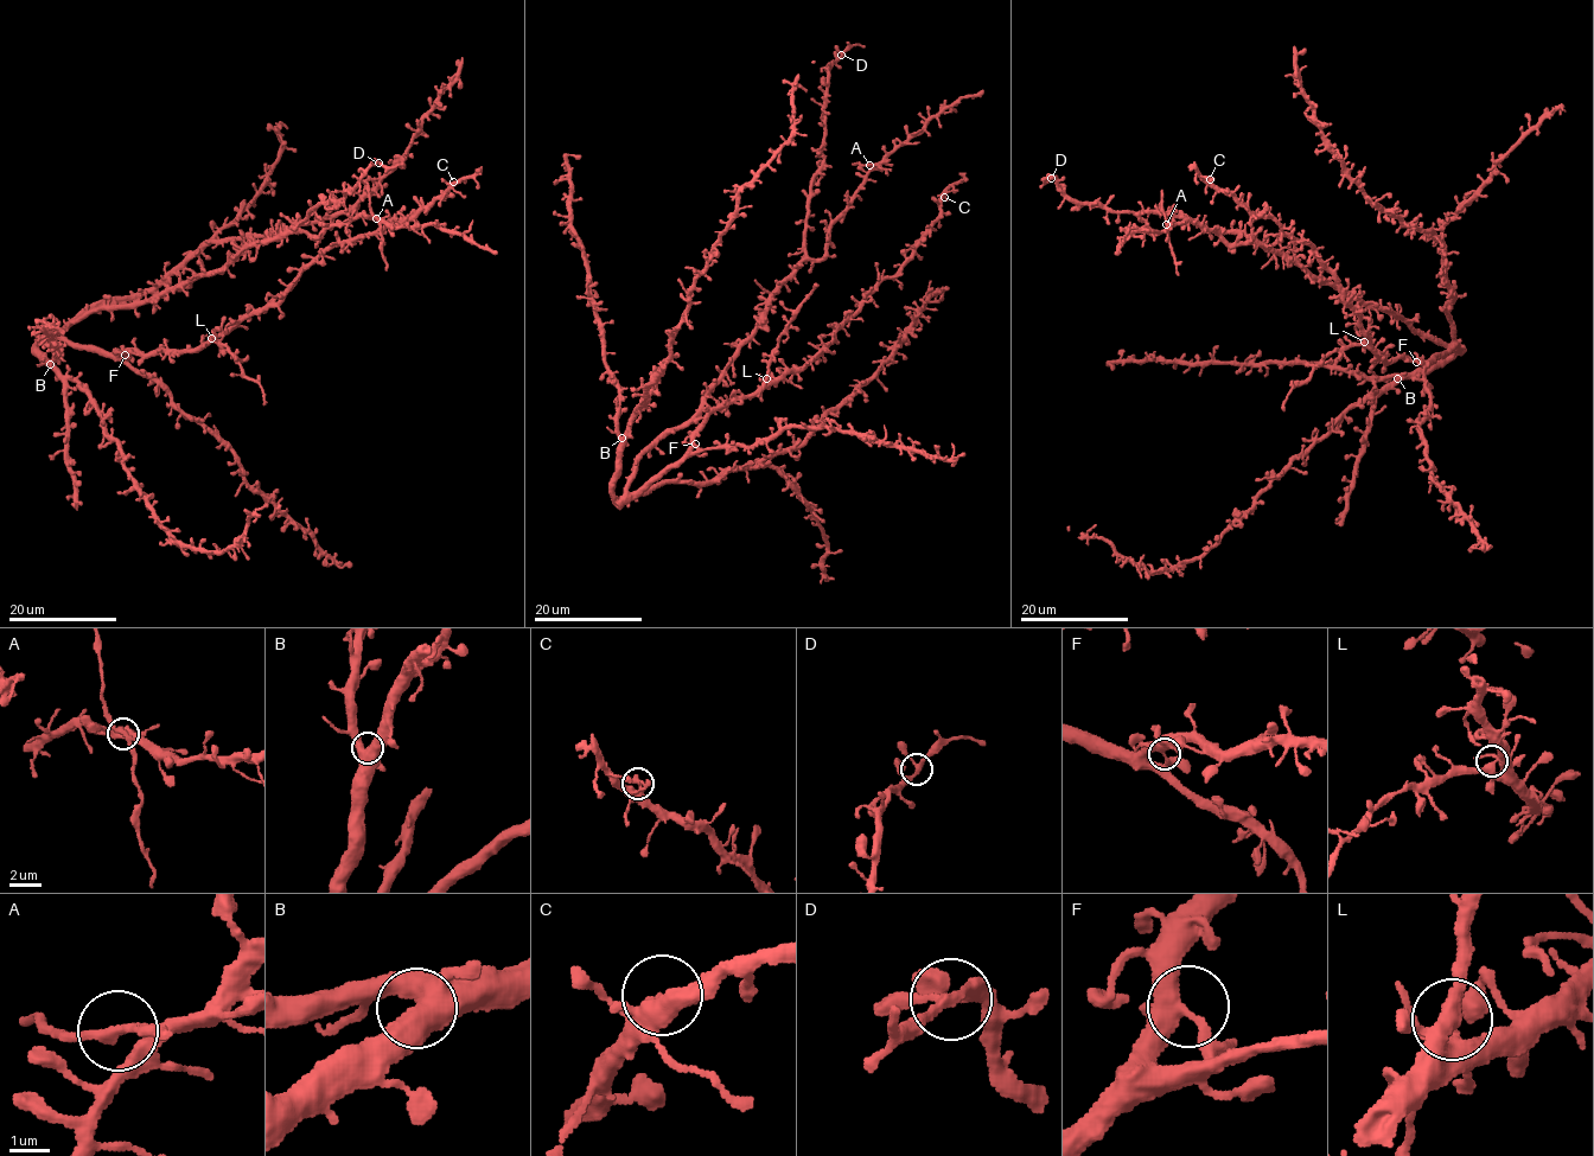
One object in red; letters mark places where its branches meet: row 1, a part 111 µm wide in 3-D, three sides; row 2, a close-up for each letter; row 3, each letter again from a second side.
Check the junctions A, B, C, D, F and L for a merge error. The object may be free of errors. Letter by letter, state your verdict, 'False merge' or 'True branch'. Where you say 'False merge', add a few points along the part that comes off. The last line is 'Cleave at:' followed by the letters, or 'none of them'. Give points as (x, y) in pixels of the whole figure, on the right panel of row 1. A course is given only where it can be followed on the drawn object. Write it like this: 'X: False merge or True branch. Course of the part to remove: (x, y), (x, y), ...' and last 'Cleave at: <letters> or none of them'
A: False merge. Course of the part to remove: (1166, 225), (1179, 275)
B: True branch
C: True branch
D: True branch
F: True branch
L: True branch
Cleave at: A

